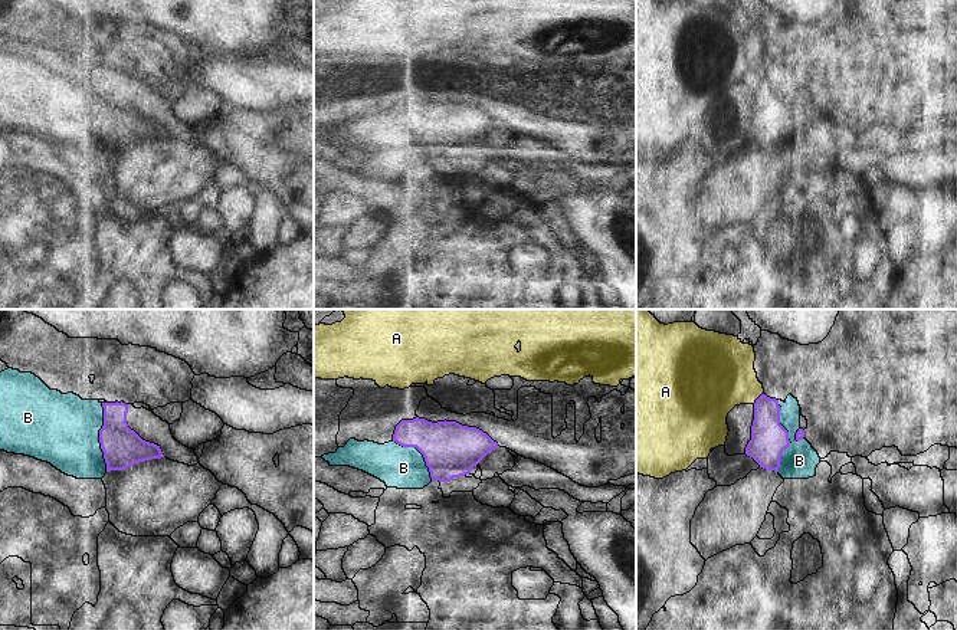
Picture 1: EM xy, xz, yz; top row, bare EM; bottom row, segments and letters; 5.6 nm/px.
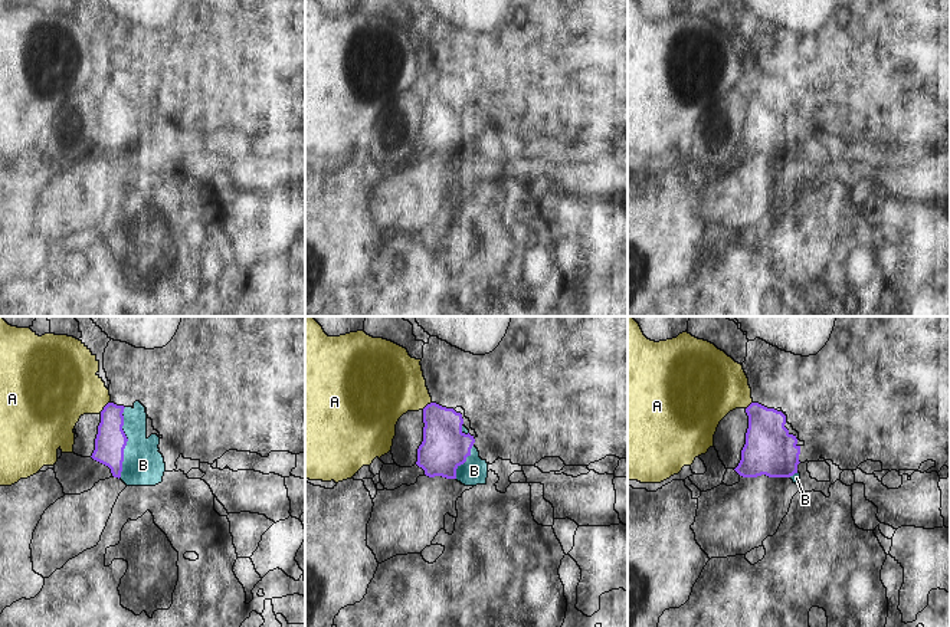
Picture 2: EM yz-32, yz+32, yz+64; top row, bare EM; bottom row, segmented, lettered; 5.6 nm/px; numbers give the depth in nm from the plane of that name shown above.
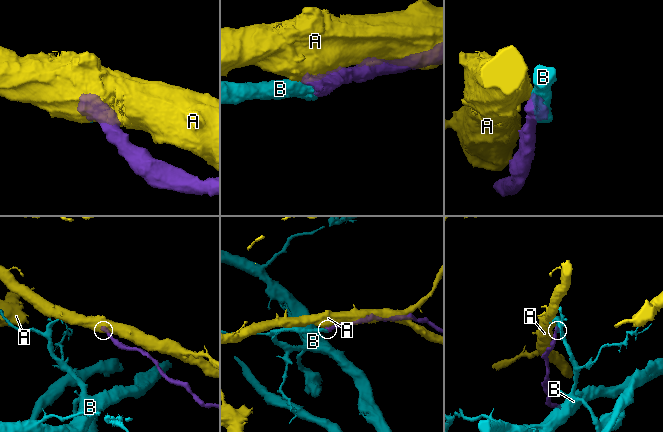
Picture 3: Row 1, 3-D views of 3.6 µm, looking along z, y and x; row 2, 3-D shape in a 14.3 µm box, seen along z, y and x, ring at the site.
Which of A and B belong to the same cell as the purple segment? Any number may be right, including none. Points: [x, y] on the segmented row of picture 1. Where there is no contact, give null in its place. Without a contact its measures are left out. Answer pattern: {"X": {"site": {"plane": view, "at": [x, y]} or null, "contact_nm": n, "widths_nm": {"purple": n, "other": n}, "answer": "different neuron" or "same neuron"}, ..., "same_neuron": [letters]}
{"A": {"site": {"plane": "yz", "at": [757, 399]}, "contact_nm": 90, "widths_nm": {"purple": 200, "other": 380}, "answer": "different neuron"}, "B": {"site": {"plane": "yz", "at": [787, 436]}, "contact_nm": 400, "widths_nm": {"purple": 200, "other": 200}, "answer": "same neuron"}, "same_neuron": ["B"]}

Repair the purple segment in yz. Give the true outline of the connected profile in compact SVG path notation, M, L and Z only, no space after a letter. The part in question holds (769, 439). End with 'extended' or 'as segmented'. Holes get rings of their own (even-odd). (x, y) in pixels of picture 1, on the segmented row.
M761 394L754 403L751 440L745 455L760 467L777 472L783 479L816 476L817 452L800 427L800 406L792 394L784 401Z; extended

